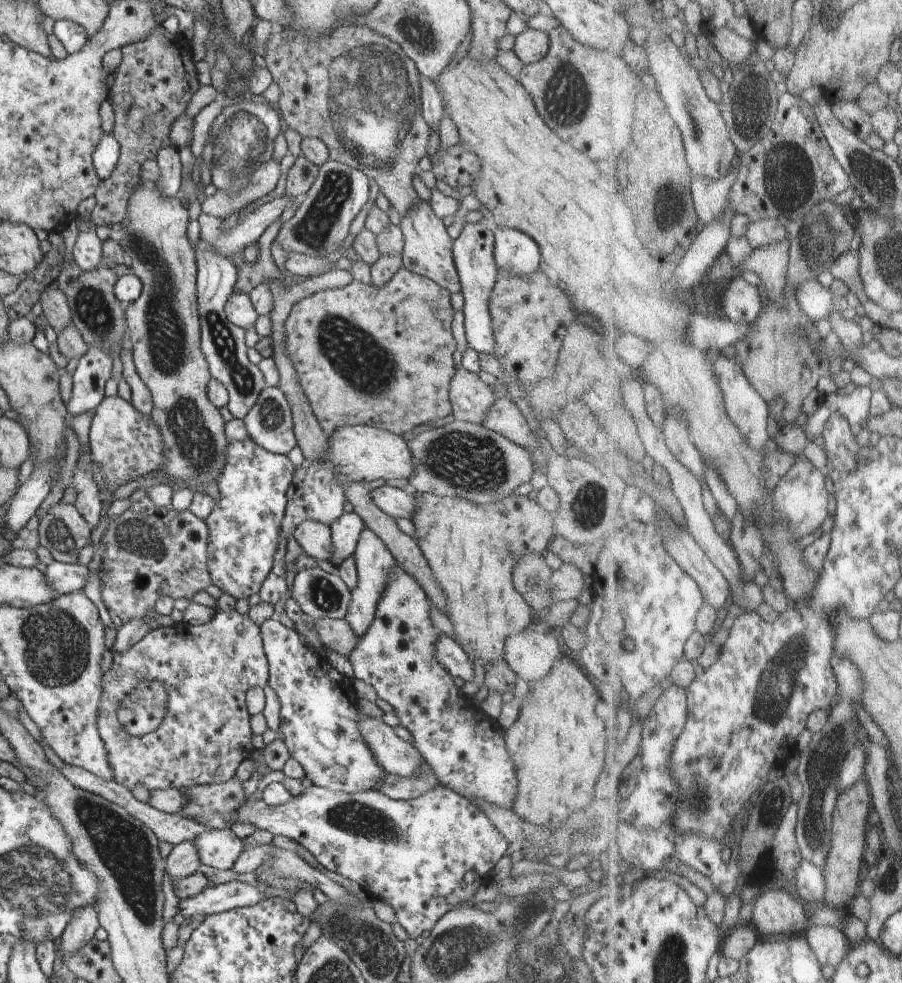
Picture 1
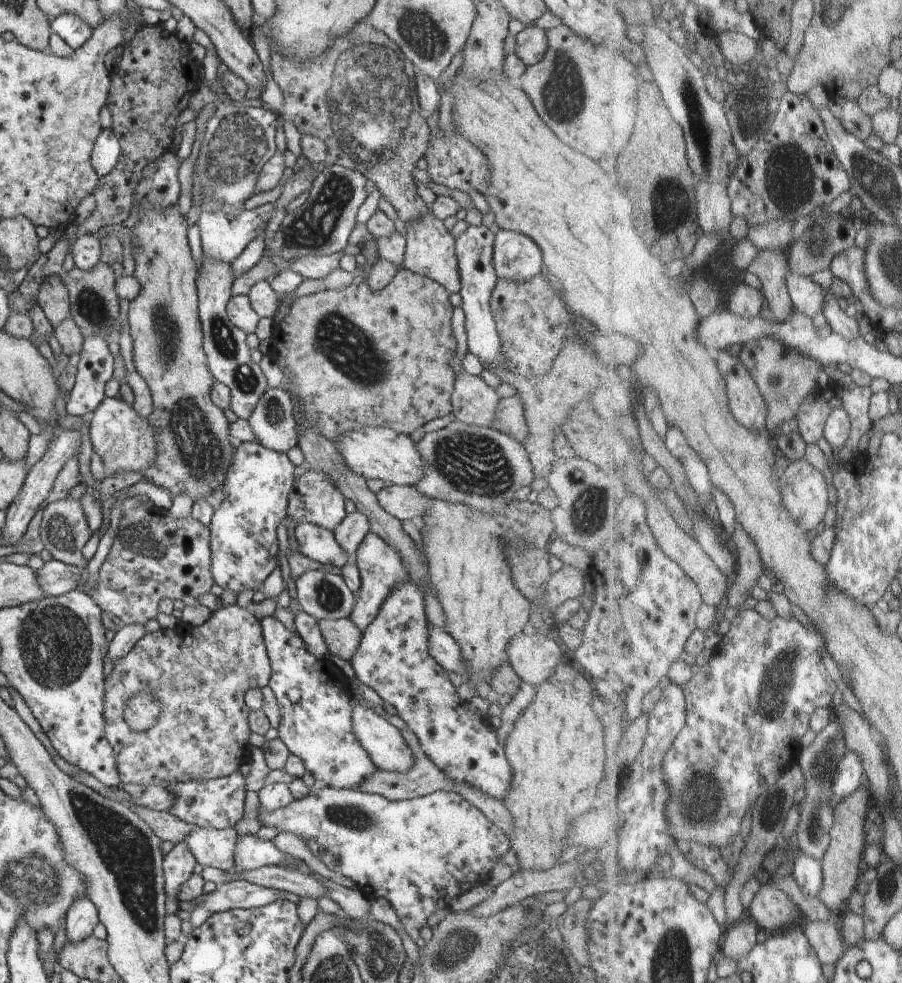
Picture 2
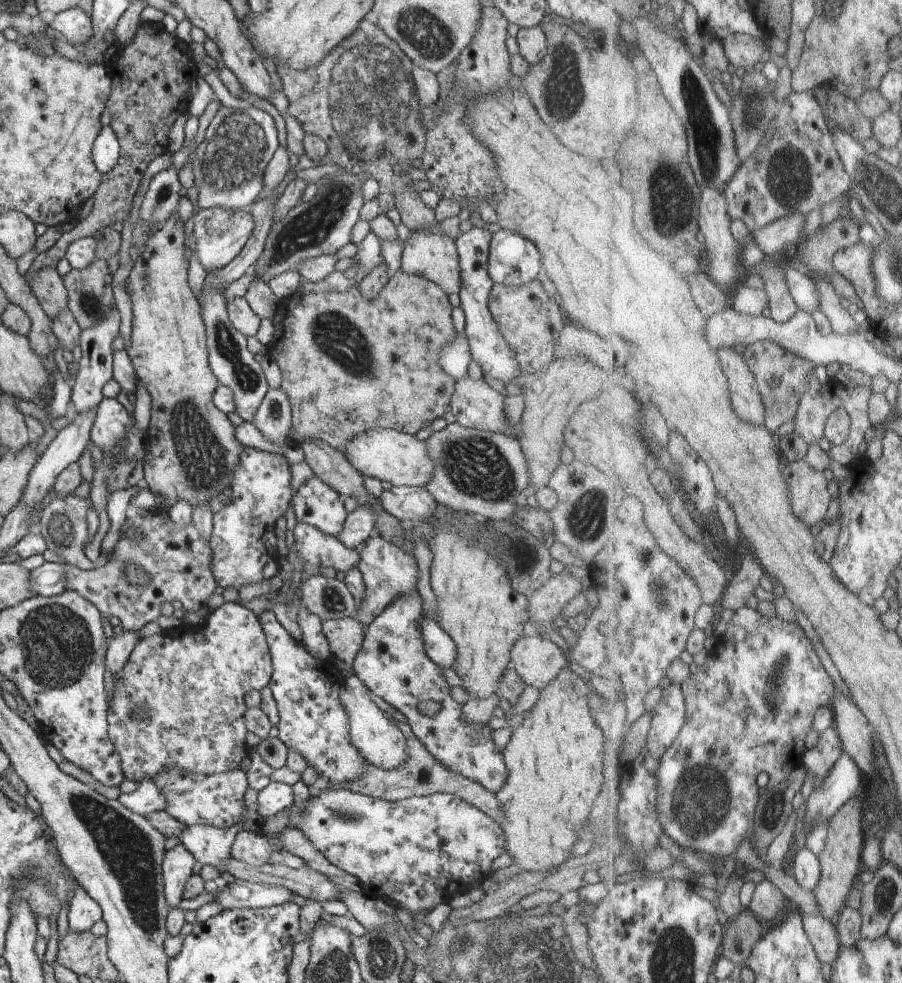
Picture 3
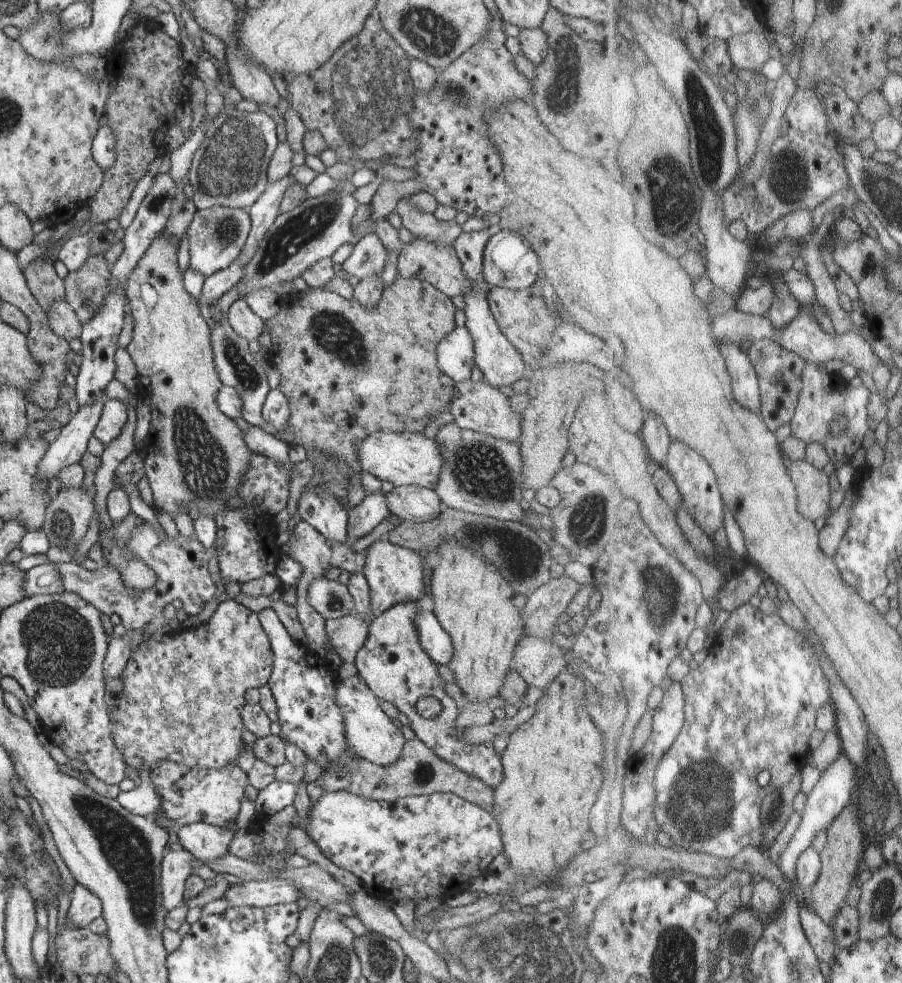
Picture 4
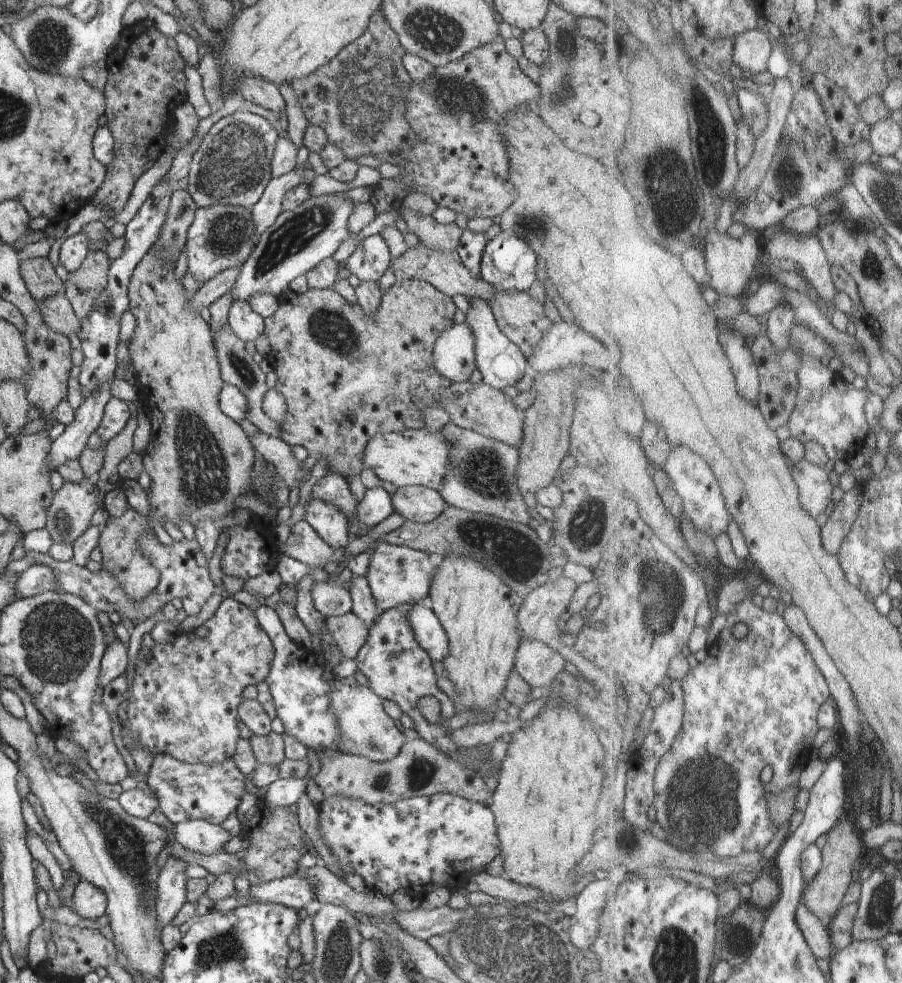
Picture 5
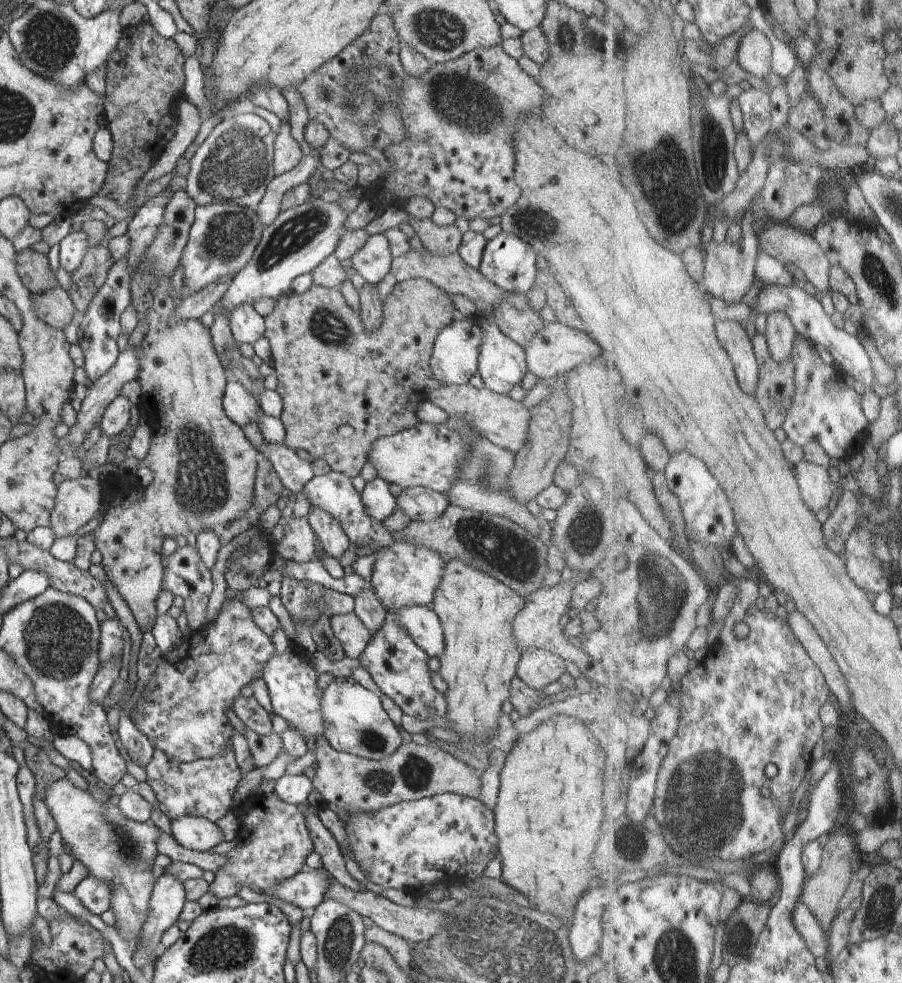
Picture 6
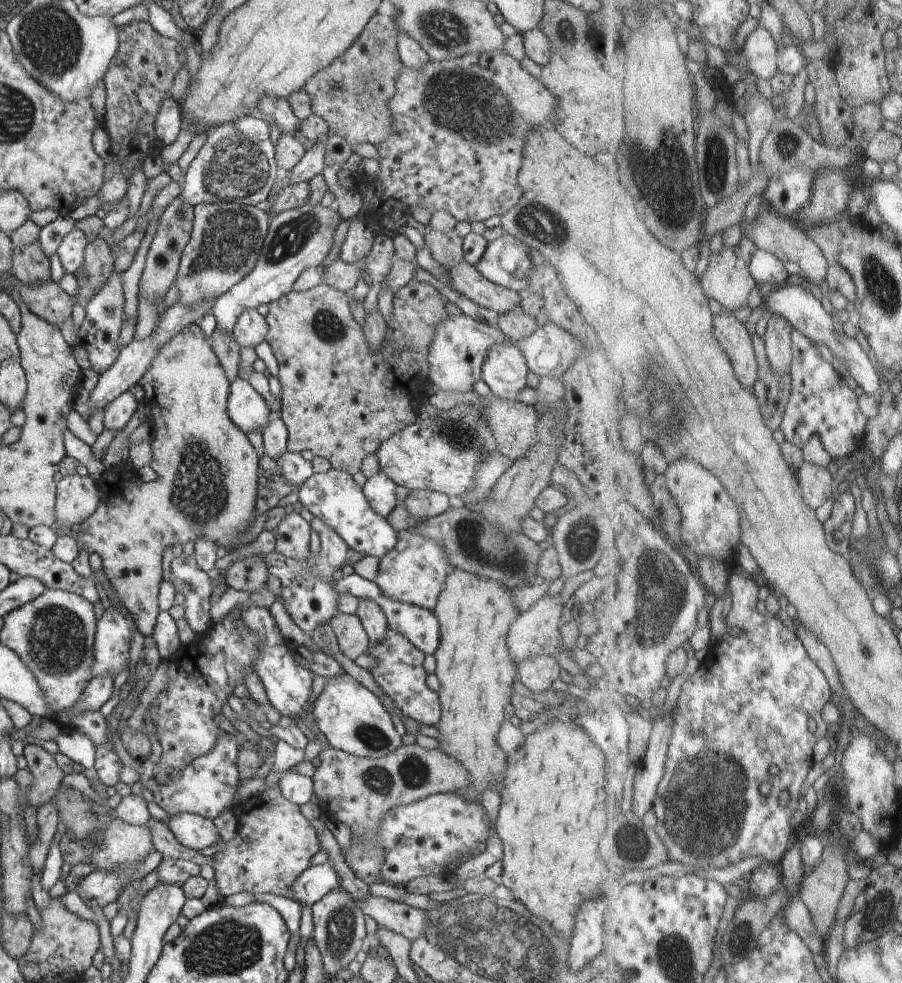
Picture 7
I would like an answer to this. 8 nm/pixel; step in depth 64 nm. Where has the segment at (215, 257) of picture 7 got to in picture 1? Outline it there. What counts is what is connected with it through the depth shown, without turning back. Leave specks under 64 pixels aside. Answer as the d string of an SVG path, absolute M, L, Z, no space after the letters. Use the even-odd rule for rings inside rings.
M283 195L266 202L260 207L253 207L245 214L235 218L232 228L226 228L226 225L229 225L229 223L227 223L227 220L225 219L216 218L215 216L210 216L206 213L200 213L198 217L201 228L200 237L208 244L208 246L210 246L210 248L218 250L222 256L226 256L226 258L233 261L234 256L242 254L243 250L248 245L257 243L264 230L266 230L272 222L280 218L280 215L284 212L291 200L292 196Z

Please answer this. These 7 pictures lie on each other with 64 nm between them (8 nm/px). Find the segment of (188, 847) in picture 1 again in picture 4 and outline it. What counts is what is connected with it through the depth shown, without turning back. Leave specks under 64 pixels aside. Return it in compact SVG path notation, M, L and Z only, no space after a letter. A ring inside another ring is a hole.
M181 846L173 847L163 855L160 866L160 890L162 905L166 913L186 903L183 897L185 882L193 874L196 861Z

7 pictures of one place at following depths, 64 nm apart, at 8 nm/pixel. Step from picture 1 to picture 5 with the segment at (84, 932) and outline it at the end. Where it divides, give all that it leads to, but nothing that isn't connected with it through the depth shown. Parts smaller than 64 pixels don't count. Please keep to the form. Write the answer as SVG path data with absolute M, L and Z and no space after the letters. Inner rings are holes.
M81 881L76 884L72 896L72 912L81 918L97 919L105 914L106 896L92 884Z

